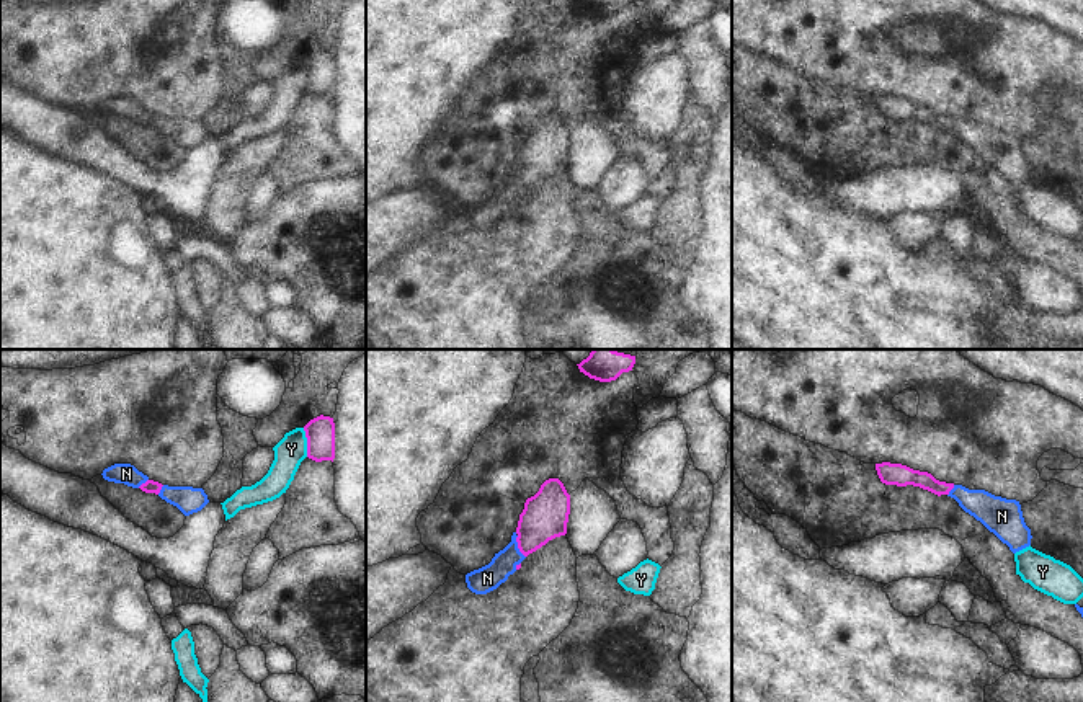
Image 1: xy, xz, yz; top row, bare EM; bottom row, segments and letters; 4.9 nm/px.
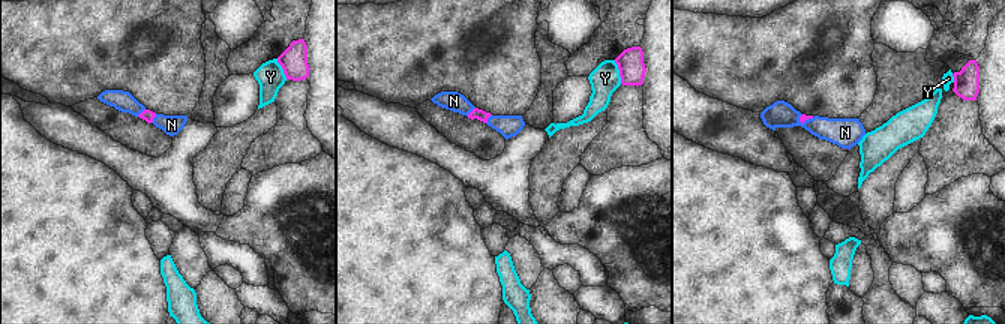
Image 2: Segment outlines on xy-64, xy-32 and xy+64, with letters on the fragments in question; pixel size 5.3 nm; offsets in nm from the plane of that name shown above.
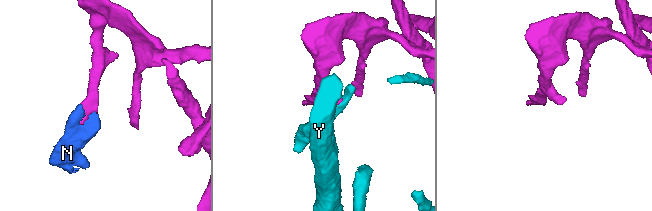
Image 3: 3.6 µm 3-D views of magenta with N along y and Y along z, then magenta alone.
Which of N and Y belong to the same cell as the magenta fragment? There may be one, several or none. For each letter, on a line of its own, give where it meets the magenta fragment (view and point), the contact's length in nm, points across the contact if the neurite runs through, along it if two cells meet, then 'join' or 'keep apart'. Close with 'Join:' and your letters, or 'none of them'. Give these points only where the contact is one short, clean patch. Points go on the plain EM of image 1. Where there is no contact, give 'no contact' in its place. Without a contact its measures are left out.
N: xz (518, 182) | 120 nm | across xz (546, 149), (518, 182), (487, 213) | join
Y: xy (307, 77) | 150 nm | keep apart
Join: N

